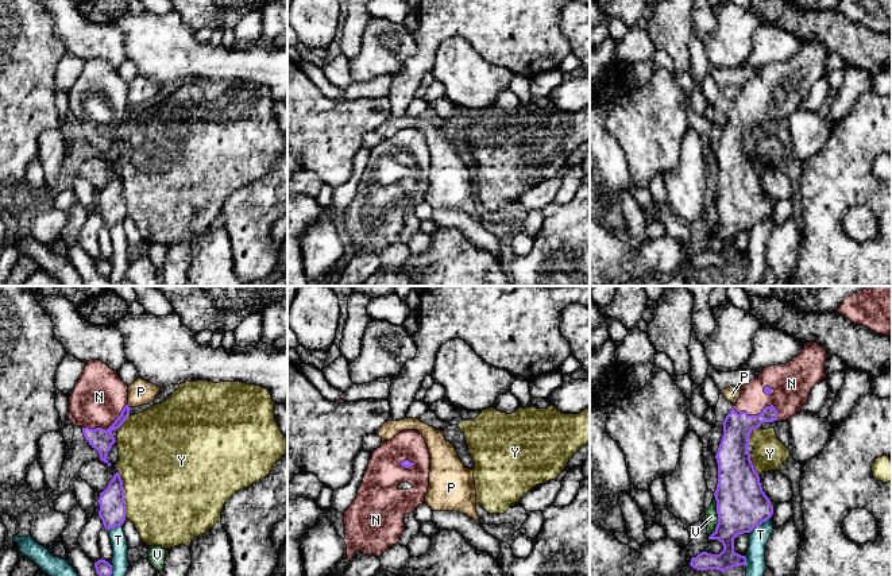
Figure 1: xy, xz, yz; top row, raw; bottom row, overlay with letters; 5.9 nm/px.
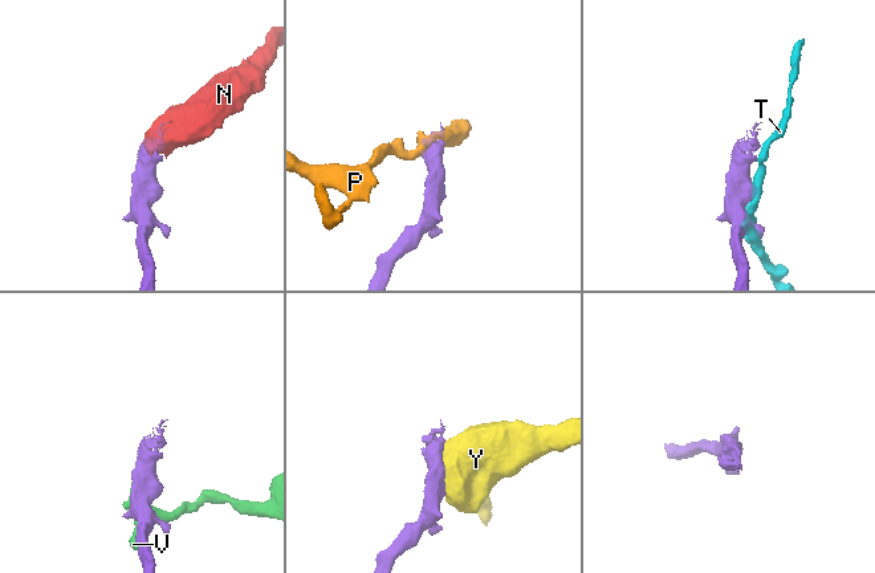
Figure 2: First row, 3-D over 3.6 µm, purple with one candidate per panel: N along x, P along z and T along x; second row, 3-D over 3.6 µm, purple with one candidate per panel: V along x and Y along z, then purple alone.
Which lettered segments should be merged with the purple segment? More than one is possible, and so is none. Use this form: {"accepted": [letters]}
{"accepted": ["N"]}

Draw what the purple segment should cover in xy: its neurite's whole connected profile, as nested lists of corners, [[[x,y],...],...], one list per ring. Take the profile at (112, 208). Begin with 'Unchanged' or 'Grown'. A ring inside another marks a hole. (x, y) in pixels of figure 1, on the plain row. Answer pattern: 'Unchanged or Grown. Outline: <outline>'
Unchanged. Outline: [[[116,170],[107,186],[100,190],[99,214],[107,228],[121,224],[126,219],[124,185],[120,171]]]

